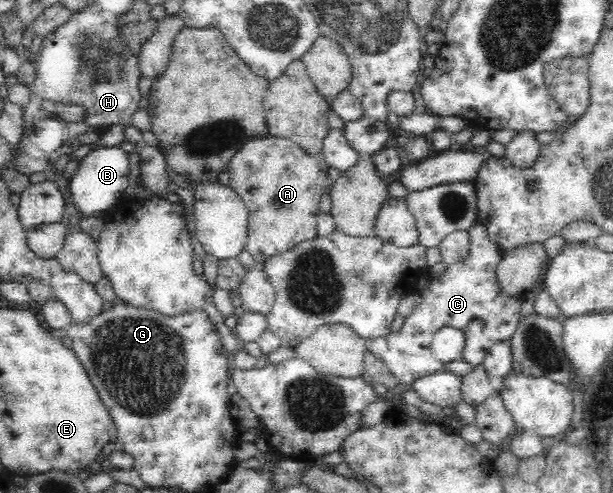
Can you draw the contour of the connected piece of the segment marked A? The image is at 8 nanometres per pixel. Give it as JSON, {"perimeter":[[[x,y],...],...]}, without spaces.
{"perimeter":[[[270,134],[249,138],[230,157],[227,164],[229,185],[249,210],[246,245],[257,265],[266,259],[292,250],[305,240],[317,238],[318,204],[329,166],[321,153],[311,155],[298,143]]]}

